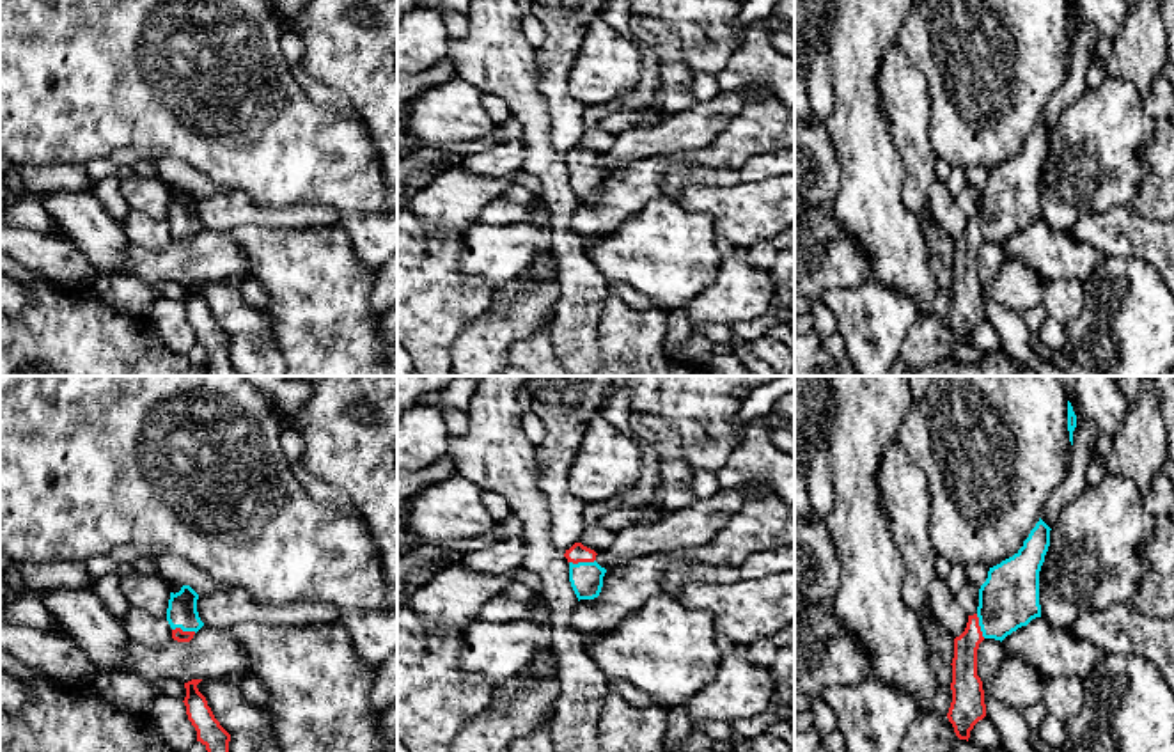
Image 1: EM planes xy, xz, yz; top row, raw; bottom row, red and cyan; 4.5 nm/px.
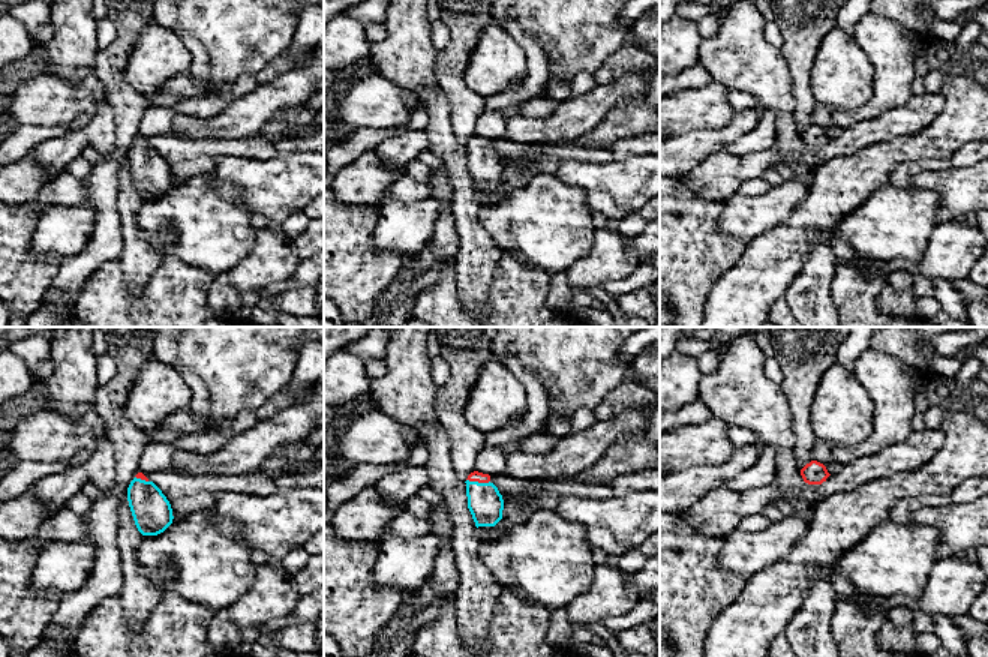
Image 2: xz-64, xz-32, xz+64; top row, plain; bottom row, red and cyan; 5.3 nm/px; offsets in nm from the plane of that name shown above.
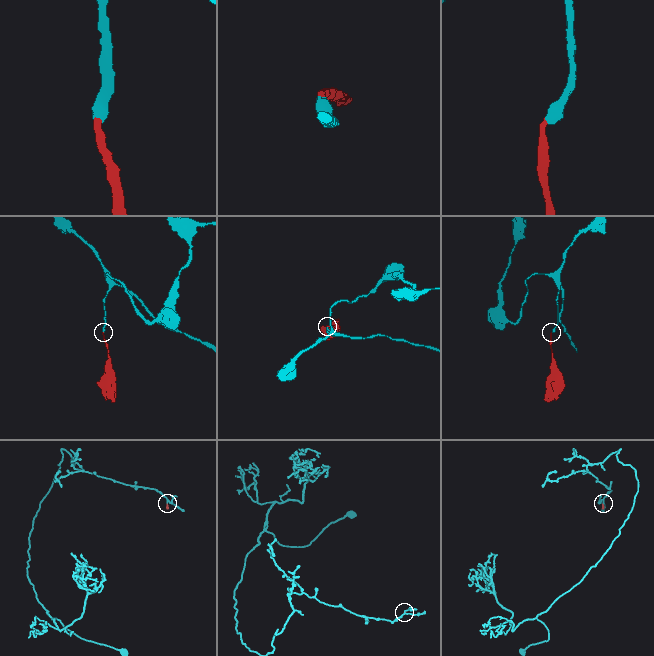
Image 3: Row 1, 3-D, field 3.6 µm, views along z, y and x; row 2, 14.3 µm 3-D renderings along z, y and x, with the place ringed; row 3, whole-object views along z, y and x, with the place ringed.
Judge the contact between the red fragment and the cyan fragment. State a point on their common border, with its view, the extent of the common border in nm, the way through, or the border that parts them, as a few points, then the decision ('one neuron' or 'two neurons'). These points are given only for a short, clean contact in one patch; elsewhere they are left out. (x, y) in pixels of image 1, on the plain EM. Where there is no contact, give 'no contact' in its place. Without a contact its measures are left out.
contact xz (582, 164); length 120 nm; way xz (577, 156), (582, 164), (586, 181); one neuron

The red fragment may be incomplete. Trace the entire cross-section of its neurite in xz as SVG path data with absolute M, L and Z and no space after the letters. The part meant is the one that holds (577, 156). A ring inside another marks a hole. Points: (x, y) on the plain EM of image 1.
M575 145L564 156L569 165L569 184L578 204L594 202L601 195L607 172L596 165L596 158L598 156L594 153L582 145Z

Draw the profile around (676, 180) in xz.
M686 168L670 170L661 183L661 195L670 200L679 202L681 192L688 184L708 184L708 186L732 186L738 181L738 172L734 170L716 170L716 168Z

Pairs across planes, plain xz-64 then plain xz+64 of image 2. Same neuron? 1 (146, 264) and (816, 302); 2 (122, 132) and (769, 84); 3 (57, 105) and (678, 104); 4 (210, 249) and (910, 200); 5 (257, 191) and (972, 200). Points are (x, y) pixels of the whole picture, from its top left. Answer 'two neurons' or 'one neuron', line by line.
1: one neuron
2: two neurons
3: one neuron
4: one neuron
5: one neuron

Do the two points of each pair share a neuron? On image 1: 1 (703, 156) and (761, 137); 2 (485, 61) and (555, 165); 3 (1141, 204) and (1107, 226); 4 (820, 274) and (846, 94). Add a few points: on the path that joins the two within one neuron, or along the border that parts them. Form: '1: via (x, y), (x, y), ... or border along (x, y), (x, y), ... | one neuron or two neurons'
1: via (717, 156), (727, 153), (747, 137) | one neuron
2: via (511, 87), (534, 114), (536, 139) | one neuron
3: border along (1128, 206), (1155, 222) | two neurons
4: border along (830, 210), (834, 219), (857, 242) | two neurons

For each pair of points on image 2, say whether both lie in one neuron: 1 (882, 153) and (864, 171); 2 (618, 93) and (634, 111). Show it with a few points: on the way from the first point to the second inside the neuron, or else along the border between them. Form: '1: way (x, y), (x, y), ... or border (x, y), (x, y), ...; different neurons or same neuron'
1: way (877, 158), (868, 167); same neuron
2: border (643, 95), (619, 101), (598, 123); different neurons

